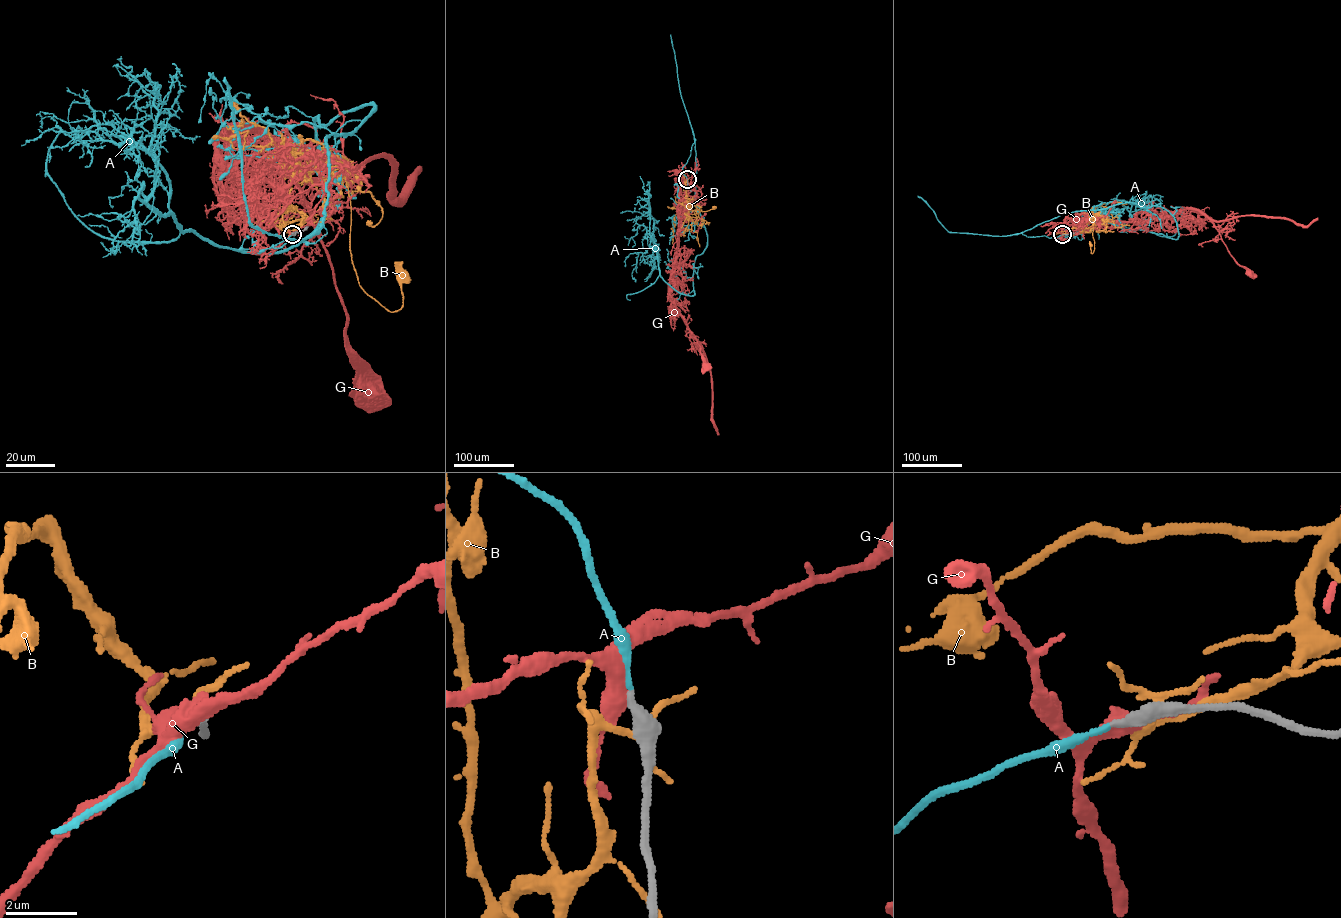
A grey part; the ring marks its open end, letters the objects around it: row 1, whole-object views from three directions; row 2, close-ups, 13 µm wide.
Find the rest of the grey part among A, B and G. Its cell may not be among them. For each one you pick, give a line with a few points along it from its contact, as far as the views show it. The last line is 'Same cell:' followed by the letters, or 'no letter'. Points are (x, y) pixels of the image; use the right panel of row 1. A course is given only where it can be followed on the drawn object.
A: it runs (1062, 234), (1022, 233), (1064, 214), (1133, 203), (1165, 209), (1178, 234), (1092, 222), (1075, 237), (1059, 236)
Same cell: A

